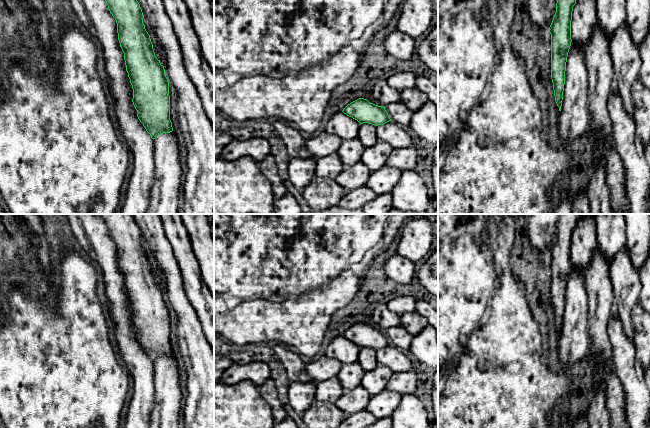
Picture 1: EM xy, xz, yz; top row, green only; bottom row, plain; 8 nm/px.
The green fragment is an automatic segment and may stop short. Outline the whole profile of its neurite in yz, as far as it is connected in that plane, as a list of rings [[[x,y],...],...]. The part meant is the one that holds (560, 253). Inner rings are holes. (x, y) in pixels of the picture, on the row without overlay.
[[[559,214],[556,237],[549,251],[551,258],[551,303],[554,320],[561,335],[565,309],[565,295],[571,270],[571,244],[578,214]]]

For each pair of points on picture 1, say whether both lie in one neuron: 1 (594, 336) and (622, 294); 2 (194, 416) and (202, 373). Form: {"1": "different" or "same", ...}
{"1": "different", "2": "same"}

